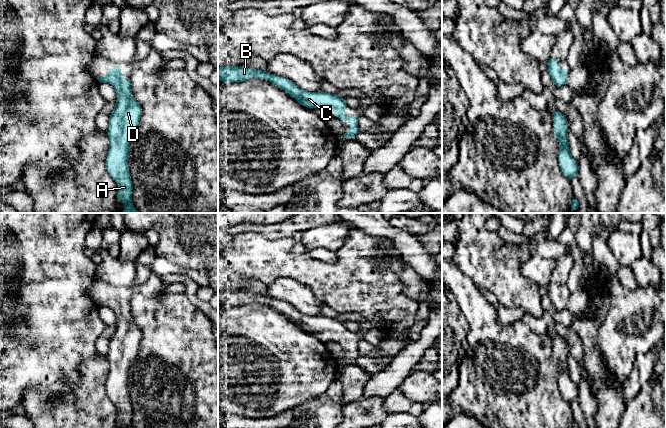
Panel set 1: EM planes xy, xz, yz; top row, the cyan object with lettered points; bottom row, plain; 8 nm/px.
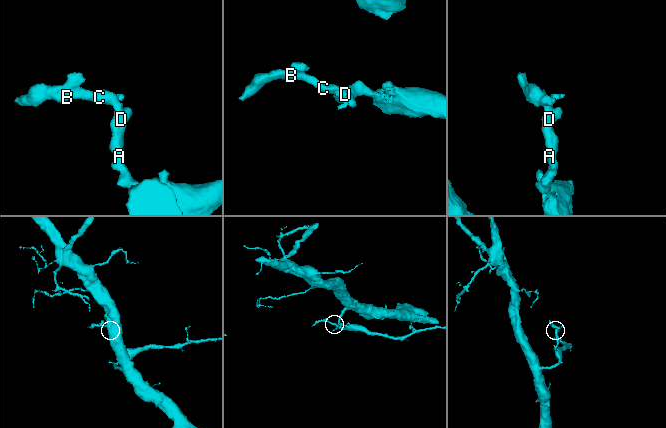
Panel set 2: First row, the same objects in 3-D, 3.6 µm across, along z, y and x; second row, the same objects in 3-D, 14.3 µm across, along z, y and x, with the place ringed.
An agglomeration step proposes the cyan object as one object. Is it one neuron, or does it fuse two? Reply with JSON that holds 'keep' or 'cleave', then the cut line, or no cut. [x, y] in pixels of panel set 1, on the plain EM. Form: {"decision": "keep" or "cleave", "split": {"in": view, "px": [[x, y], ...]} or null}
{"decision": "keep", "split": null}

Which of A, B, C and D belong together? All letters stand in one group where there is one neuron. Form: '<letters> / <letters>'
A B C D

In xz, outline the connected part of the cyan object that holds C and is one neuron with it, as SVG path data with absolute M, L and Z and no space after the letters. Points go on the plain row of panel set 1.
M245 290L240 291L218 291L218 305L225 307L243 306L252 302L263 303L270 305L273 309L286 315L290 320L296 323L301 329L313 332L331 332L334 334L335 340L340 344L347 344L350 346L350 354L345 357L344 362L354 363L358 355L358 340L348 340L345 338L347 331L343 322L338 319L330 318L328 316L308 316L300 313L291 304L270 298L266 295L256 294Z

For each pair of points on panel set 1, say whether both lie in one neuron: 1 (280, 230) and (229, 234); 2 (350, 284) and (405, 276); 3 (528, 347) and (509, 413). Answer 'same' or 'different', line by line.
1: same
2: different
3: same

